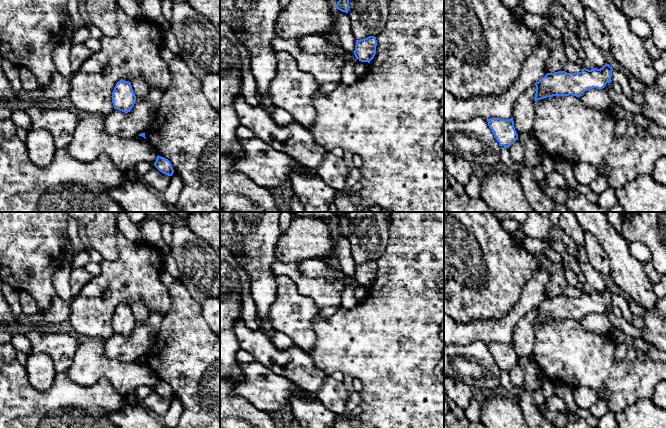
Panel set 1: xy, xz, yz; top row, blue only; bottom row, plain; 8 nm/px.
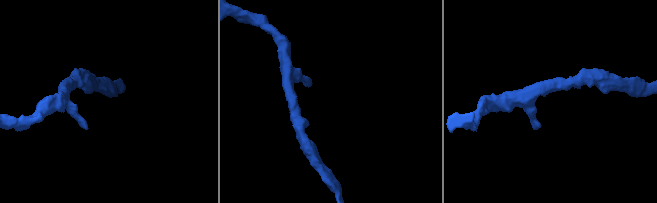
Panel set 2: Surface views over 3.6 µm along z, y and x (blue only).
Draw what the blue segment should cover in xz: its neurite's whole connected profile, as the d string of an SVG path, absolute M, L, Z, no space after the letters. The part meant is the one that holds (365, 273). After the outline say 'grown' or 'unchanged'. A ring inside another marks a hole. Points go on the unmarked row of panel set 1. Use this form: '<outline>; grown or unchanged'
M374 260L356 264L354 279L361 286L368 286L374 282L376 278L377 264Z; unchanged

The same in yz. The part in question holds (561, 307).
M605 287L600 292L583 292L579 297L567 297L558 295L547 297L535 307L535 326L553 320L576 320L580 321L585 315L597 312L603 313L605 309L612 306L613 292Z; unchanged

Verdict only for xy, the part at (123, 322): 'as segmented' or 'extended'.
as segmented

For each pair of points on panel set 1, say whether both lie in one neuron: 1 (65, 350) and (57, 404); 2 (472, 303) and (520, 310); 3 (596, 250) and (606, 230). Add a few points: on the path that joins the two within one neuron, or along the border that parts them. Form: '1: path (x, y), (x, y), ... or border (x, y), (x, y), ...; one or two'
1: border (64, 371), (57, 373); two
2: border (523, 289), (519, 301), (506, 314), (489, 320); two
3: border (585, 232), (595, 237), (610, 263); two

